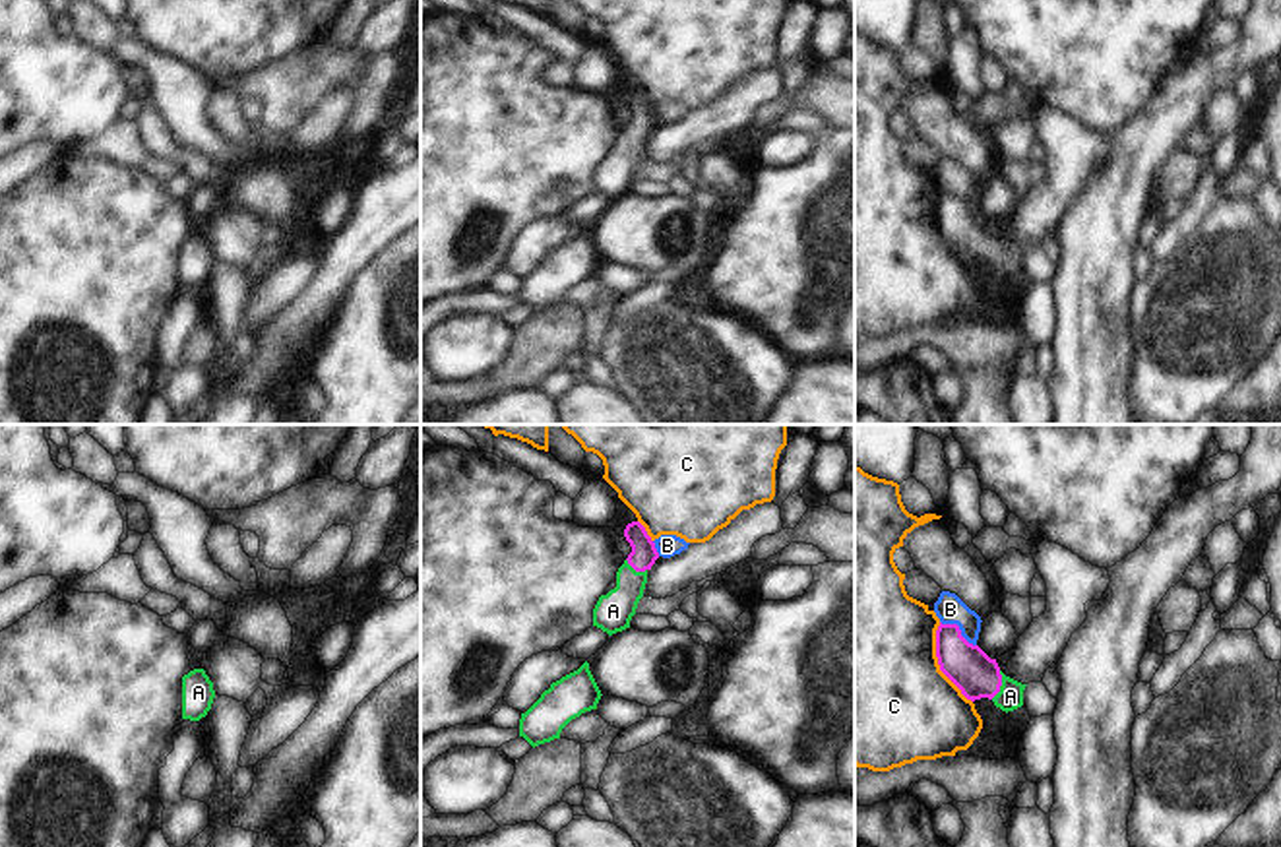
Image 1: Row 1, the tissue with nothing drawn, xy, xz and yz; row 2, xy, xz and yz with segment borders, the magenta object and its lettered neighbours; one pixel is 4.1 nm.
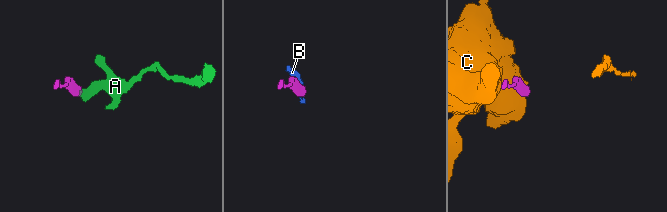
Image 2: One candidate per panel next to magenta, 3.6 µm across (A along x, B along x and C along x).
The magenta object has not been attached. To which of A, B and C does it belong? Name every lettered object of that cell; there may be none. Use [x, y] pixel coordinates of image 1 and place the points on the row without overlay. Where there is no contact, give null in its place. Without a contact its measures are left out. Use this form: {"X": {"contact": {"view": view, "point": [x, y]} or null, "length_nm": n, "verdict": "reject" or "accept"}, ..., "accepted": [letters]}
{"A": {"contact": {"view": "yz", "point": [1000, 250]}, "length_nm": 130, "verdict": "accept"}, "B": {"contact": {"view": "yz", "point": [958, 194]}, "length_nm": 190, "verdict": "reject"}, "C": {"contact": {"view": "yz", "point": [938, 229]}, "length_nm": 360, "verdict": "reject"}, "accepted": ["A"]}

